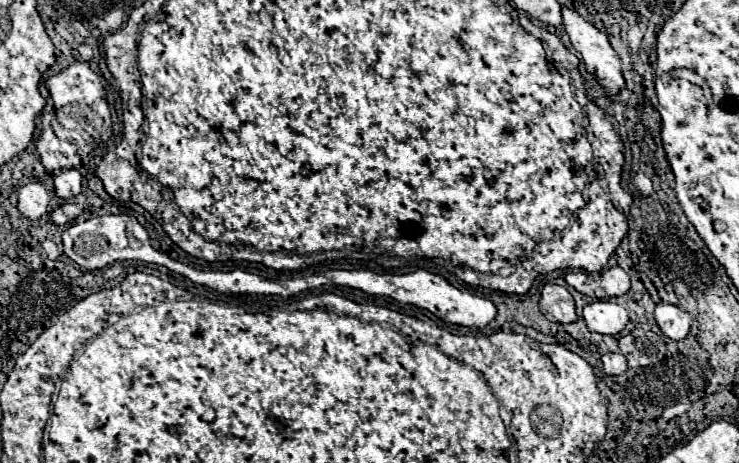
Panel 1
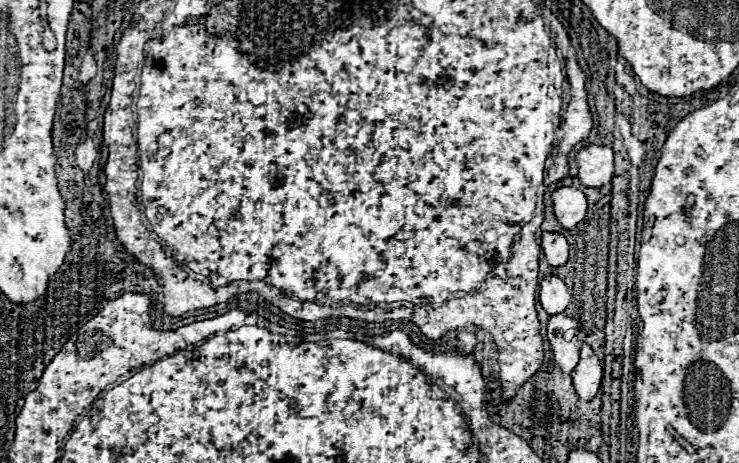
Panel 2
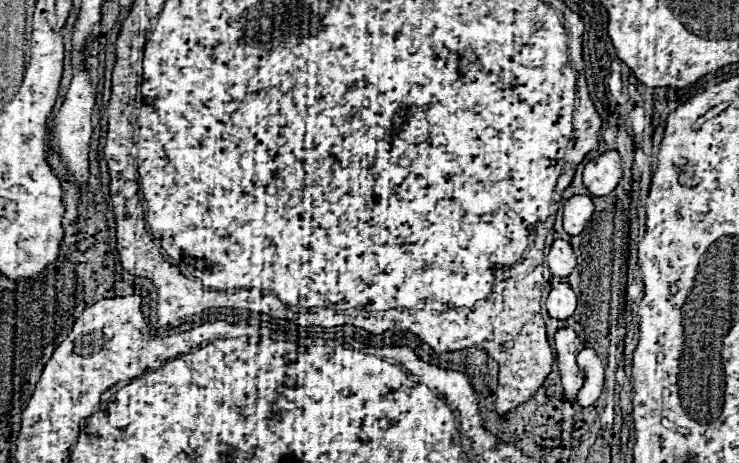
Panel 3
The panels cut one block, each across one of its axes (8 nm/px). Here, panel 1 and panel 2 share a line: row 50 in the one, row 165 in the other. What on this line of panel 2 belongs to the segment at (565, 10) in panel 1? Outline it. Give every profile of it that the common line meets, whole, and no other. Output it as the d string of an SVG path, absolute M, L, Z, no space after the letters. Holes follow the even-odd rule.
M588 146L576 152L578 178L584 186L600 188L614 178L614 150L610 146Z

